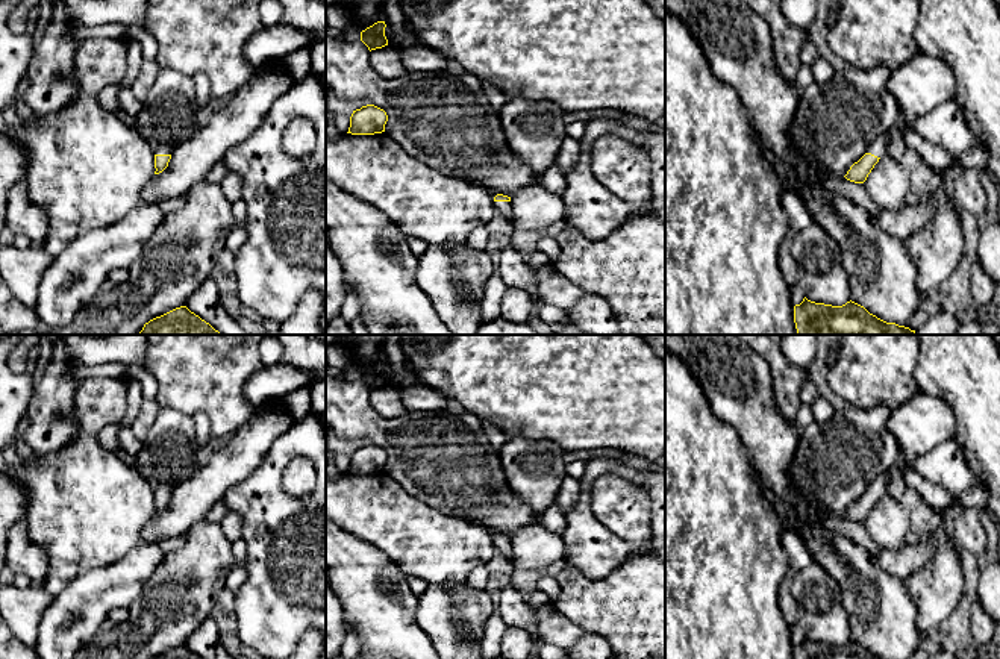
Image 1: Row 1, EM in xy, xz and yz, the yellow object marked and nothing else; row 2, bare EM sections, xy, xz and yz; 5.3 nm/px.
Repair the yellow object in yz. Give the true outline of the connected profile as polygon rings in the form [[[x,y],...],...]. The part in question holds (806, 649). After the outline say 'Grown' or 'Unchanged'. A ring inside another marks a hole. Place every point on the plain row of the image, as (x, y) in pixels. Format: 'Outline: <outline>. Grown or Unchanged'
Outline: [[[806,636],[794,645],[794,659],[880,659],[864,645],[847,641],[842,645],[815,642]]]. Unchanged

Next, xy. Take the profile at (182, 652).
Outline: [[[180,645],[153,659],[202,659],[202,657],[191,651],[186,645]]]. Unchanged

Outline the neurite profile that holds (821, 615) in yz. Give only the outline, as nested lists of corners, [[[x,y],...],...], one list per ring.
[[[817,562],[795,573],[789,591],[808,639],[832,645],[850,641],[852,629],[839,586]]]

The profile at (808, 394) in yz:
[[[806,376],[802,389],[800,389],[800,401],[802,404],[809,404],[812,406],[812,403],[818,398],[818,391],[814,385],[814,382],[811,380],[809,376]]]

